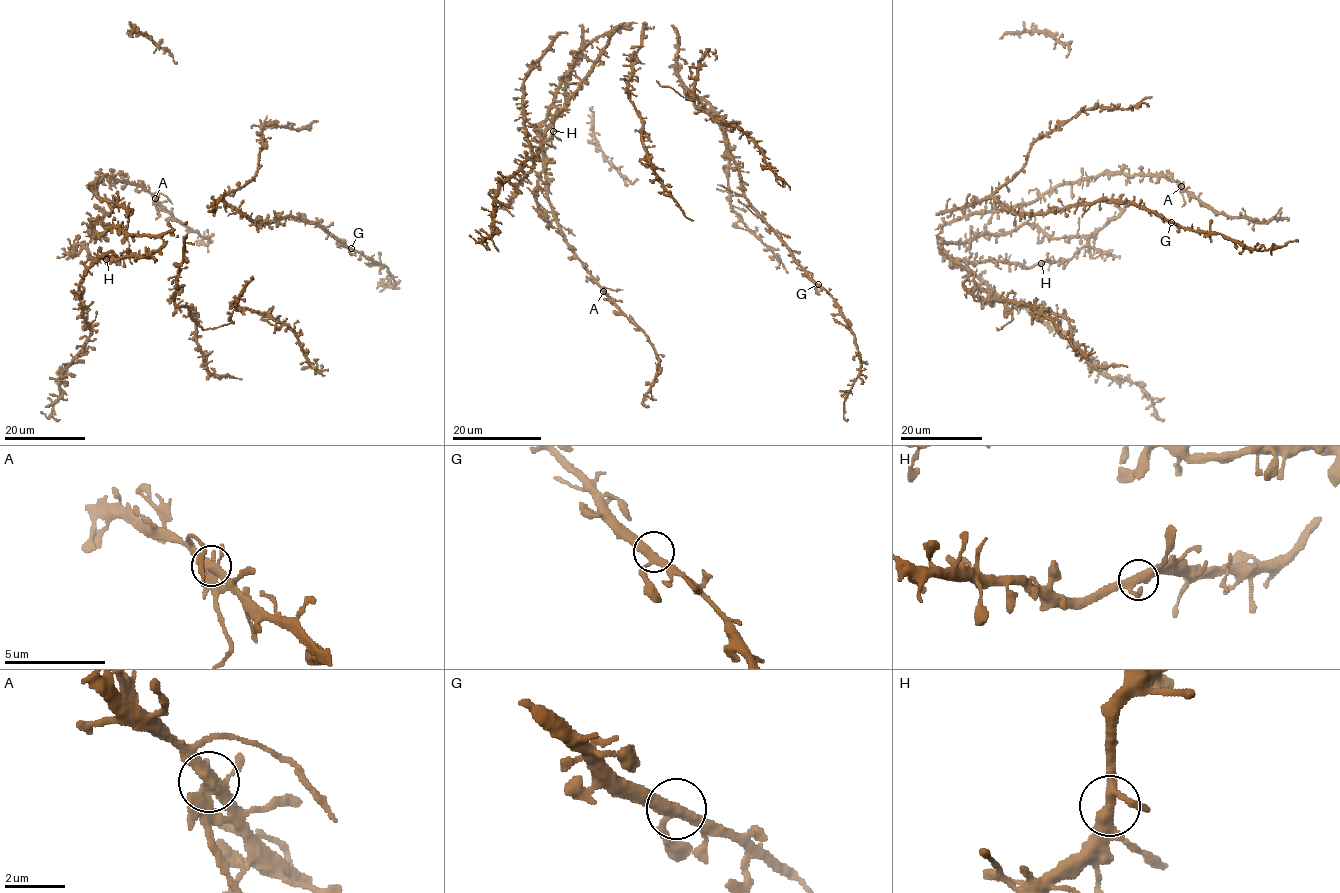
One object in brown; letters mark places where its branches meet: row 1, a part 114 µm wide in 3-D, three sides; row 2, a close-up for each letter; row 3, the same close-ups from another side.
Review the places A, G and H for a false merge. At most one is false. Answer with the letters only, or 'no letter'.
no letter

